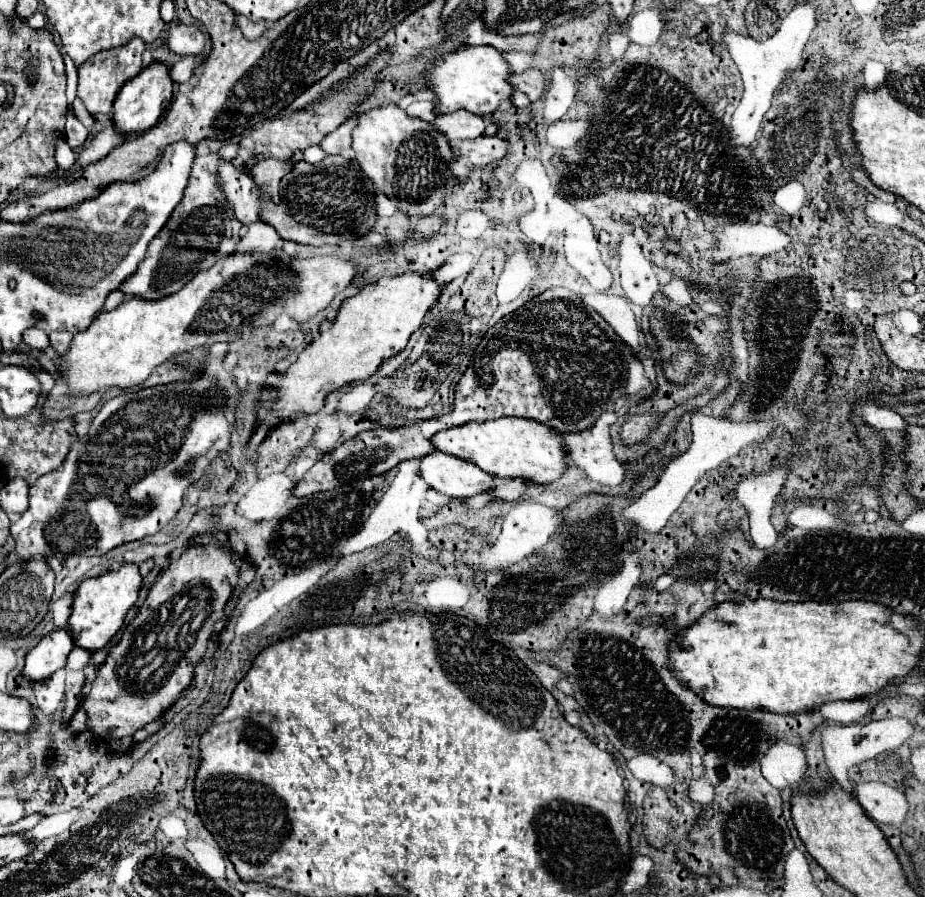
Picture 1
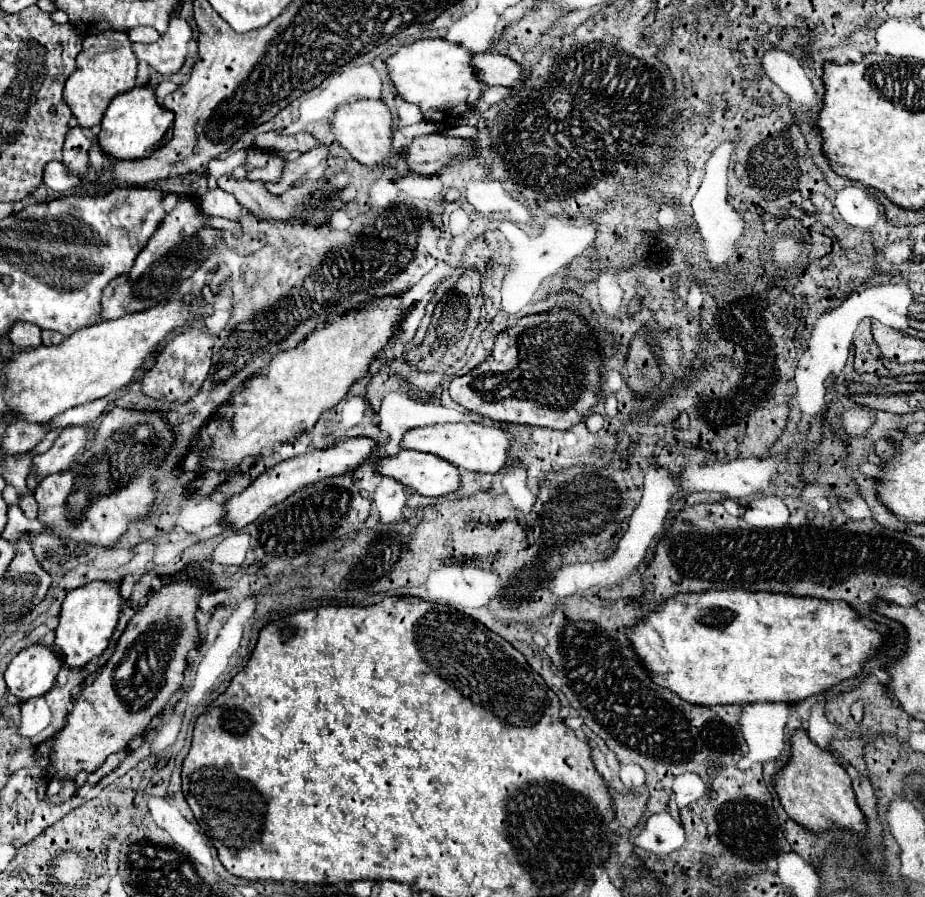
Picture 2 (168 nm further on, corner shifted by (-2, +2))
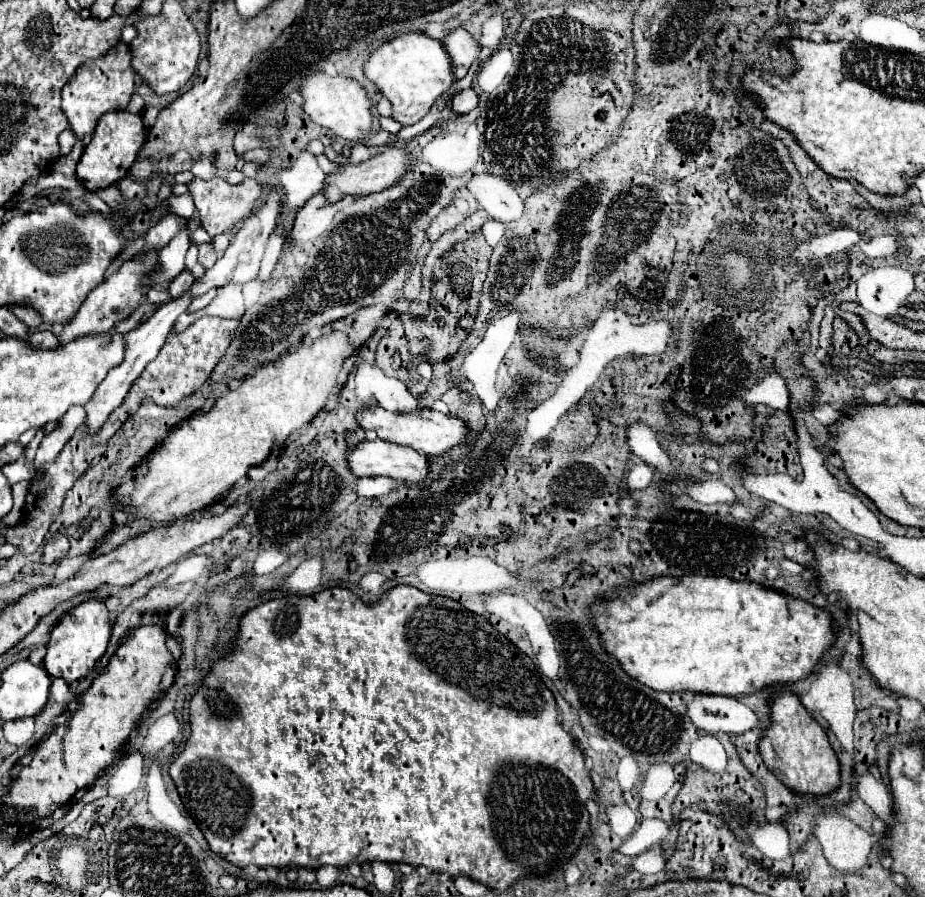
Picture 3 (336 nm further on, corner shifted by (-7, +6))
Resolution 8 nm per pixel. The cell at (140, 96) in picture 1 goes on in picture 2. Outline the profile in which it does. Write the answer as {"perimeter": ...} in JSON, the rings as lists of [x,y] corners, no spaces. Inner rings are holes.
{"perimeter":[[[152,85],[134,87],[132,91],[122,93],[120,97],[114,97],[112,103],[108,105],[102,119],[102,129],[98,133],[100,147],[104,153],[110,153],[120,159],[148,157],[164,141],[166,131],[172,125],[172,119],[174,119],[174,113],[164,109],[158,103],[156,91]]]}

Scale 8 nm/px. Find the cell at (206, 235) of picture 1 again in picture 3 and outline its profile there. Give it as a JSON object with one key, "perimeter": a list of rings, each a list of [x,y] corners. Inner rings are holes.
{"perimeter":[[[157,251],[147,253],[145,257],[135,257],[131,261],[125,261],[119,269],[111,271],[105,281],[101,285],[97,285],[97,289],[93,289],[89,293],[89,297],[83,301],[77,317],[73,317],[73,321],[69,321],[69,325],[63,325],[61,331],[57,333],[59,345],[65,345],[69,341],[75,341],[77,337],[85,337],[85,335],[97,335],[97,333],[109,333],[119,321],[127,319],[131,315],[131,311],[147,301],[147,287],[143,287],[145,281],[145,273],[149,269],[153,269],[157,259]]]}

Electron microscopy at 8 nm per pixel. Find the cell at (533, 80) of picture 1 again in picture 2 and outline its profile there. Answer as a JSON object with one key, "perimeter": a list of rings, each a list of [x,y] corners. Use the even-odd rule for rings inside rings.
{"perimeter":[[[496,51],[476,53],[472,59],[472,65],[476,65],[476,75],[486,85],[502,85],[502,87],[514,87],[520,81],[524,81],[524,69],[514,59],[500,55]]]}

